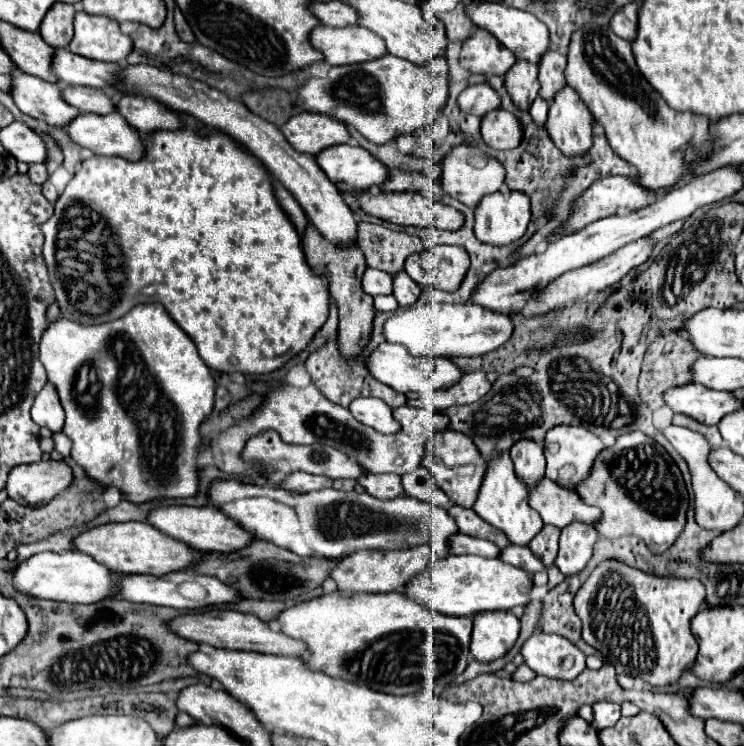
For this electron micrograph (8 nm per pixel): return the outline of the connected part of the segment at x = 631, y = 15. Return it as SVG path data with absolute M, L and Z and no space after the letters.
M626 4L616 12L610 24L612 32L628 42L636 40L636 28L638 28L638 4Z

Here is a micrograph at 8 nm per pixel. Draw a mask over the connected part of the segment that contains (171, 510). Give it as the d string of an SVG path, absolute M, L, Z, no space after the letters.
M168 506L168 508L158 508L152 510L148 522L152 522L158 530L162 530L164 534L182 540L186 544L190 544L196 550L204 550L204 552L236 552L242 548L248 548L254 542L254 536L236 522L232 518L228 518L222 510L214 508L214 506L206 506L206 508L192 508L192 506Z

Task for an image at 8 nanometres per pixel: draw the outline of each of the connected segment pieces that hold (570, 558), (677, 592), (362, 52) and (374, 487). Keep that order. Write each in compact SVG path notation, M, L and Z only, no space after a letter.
M572 522L560 534L560 548L556 556L556 566L564 576L572 576L584 570L592 556L598 532L592 524Z
M620 560L600 562L582 588L574 596L574 610L582 620L582 640L596 648L604 662L612 664L618 674L642 678L652 686L668 686L678 682L680 674L692 666L698 644L690 632L690 620L704 604L704 586L696 578L662 578L656 574L640 572Z
M318 26L312 32L312 44L324 54L324 60L330 66L362 64L388 54L386 42L362 26Z
M364 474L358 482L374 498L392 500L392 498L404 494L402 484L400 484L400 476L396 476L396 474Z

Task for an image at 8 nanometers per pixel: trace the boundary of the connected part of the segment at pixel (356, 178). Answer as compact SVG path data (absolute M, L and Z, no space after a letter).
M330 146L316 154L318 166L340 192L370 190L380 186L388 170L360 146Z

